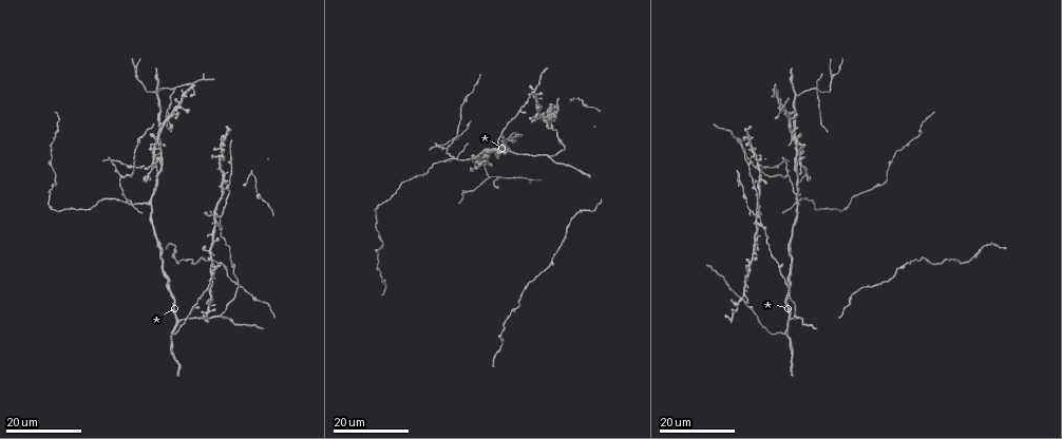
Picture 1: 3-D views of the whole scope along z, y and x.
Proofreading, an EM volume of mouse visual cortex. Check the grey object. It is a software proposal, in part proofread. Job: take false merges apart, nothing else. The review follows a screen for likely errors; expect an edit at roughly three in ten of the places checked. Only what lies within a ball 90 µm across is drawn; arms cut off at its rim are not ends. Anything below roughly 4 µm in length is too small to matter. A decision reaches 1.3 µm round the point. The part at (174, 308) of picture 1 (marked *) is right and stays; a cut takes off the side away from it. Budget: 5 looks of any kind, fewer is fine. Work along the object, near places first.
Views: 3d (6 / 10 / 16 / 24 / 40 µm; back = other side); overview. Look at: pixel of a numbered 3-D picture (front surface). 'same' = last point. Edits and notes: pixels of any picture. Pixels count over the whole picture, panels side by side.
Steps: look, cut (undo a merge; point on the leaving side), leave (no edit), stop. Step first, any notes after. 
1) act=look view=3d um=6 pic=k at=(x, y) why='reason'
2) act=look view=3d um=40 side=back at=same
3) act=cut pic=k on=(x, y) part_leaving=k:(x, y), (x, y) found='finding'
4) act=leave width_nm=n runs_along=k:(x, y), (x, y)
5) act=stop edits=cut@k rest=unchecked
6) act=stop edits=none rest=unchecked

act=look view=3d um=24 pic=1 at=(128, 202) why='looks like a crossing'

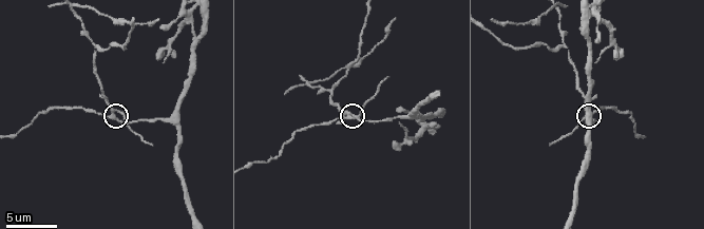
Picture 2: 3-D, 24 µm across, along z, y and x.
act=look view=3d um=10 pic=2 at=(112, 115) why='closer look'

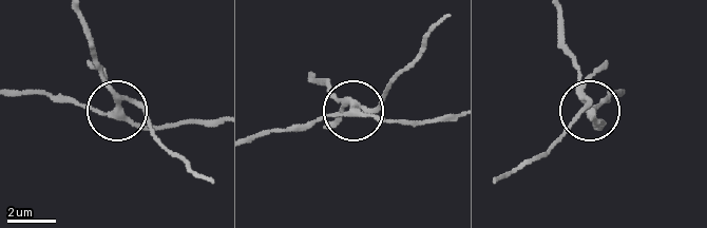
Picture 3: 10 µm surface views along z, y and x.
act=cut pic=3 on=(336, 121) side_arm_um=39 arms=4 found='two neurons meet here'

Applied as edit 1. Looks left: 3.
act=look view=3d um=6 pic=2 at=(561, 43) why='a fork'

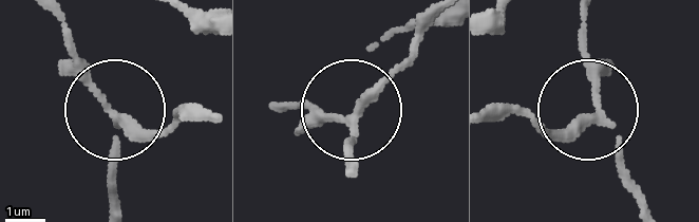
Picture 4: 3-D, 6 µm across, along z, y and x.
act=look view=3d um=6 side=back pic=4 at=(112, 110)

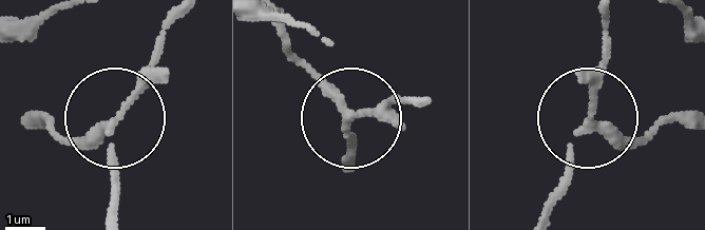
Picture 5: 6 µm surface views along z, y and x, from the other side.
act=leave arms=3 runs_along=5:(108, 211), (118, 110), (175, 19) found='one neuron here'

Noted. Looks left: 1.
act=stop edits=cut@3 rest=unchecked

